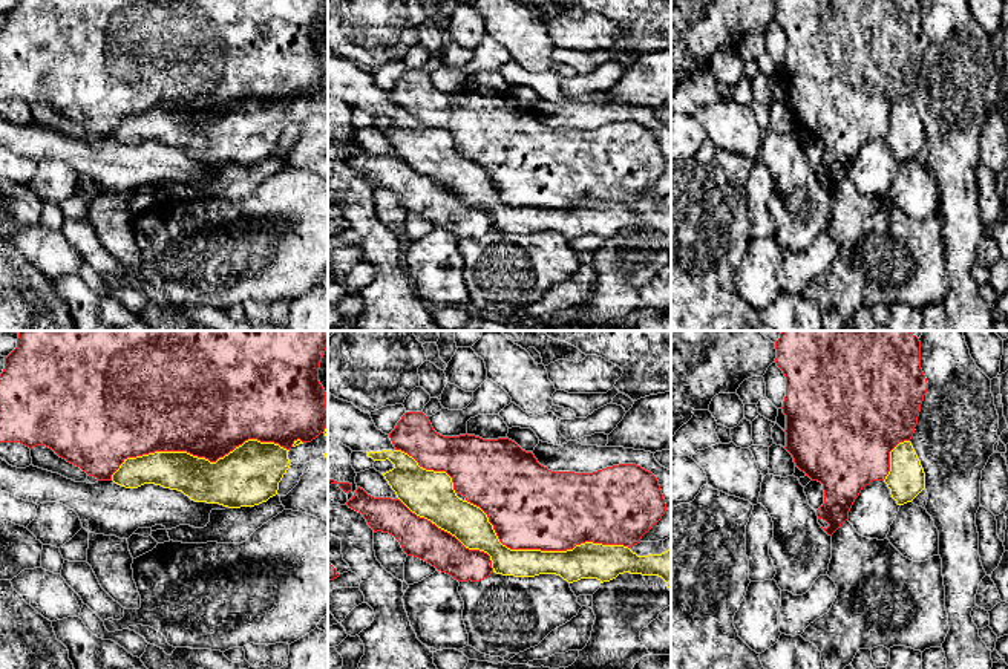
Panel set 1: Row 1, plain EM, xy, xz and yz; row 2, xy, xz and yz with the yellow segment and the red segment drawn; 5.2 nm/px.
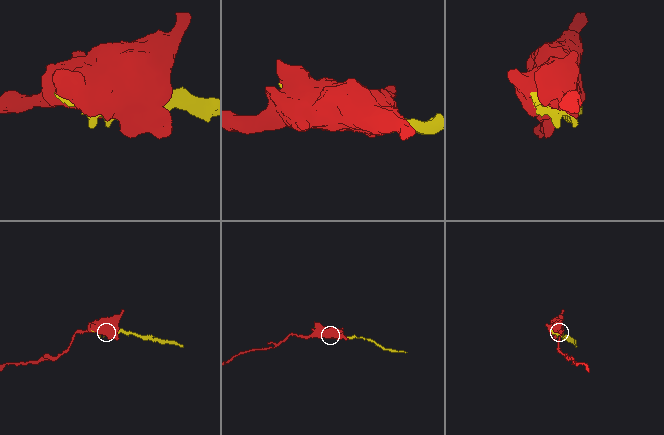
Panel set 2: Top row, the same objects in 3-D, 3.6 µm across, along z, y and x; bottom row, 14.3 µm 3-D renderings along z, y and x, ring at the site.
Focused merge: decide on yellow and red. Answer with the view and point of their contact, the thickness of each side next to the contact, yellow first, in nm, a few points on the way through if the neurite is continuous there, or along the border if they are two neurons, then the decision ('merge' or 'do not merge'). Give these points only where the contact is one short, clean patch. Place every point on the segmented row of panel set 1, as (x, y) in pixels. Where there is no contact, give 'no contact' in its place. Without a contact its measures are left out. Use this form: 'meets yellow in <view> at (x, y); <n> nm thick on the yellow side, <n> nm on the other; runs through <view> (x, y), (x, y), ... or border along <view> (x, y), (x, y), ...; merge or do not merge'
meets yellow in xy at (196, 456); 280 nm thick on the yellow side, 480 nm on the other; do not merge

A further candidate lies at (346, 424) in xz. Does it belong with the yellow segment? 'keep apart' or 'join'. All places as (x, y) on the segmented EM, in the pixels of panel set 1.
join

